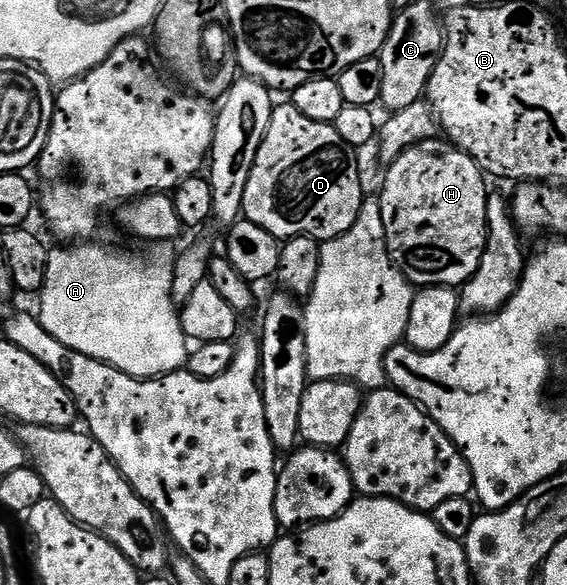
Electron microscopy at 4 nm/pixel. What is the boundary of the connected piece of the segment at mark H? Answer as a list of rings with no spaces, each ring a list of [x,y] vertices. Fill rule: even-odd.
[[[427,139],[424,141],[419,141],[417,145],[413,145],[412,148],[404,150],[403,153],[399,155],[396,160],[389,162],[388,168],[390,169],[386,173],[386,182],[382,185],[382,198],[378,201],[378,209],[382,212],[382,229],[386,232],[386,243],[384,239],[384,252],[389,257],[392,265],[395,269],[398,270],[399,273],[402,274],[403,277],[406,278],[407,281],[410,282],[411,285],[415,287],[429,287],[432,285],[445,285],[447,287],[461,287],[465,285],[467,279],[471,277],[476,271],[476,267],[480,263],[480,259],[482,258],[482,248],[486,245],[486,202],[488,200],[488,192],[486,193],[486,185],[482,180],[484,180],[484,174],[481,169],[478,168],[478,165],[475,161],[469,157],[468,154],[463,153],[462,150],[456,148],[454,145],[450,144],[449,141],[445,139]]]

